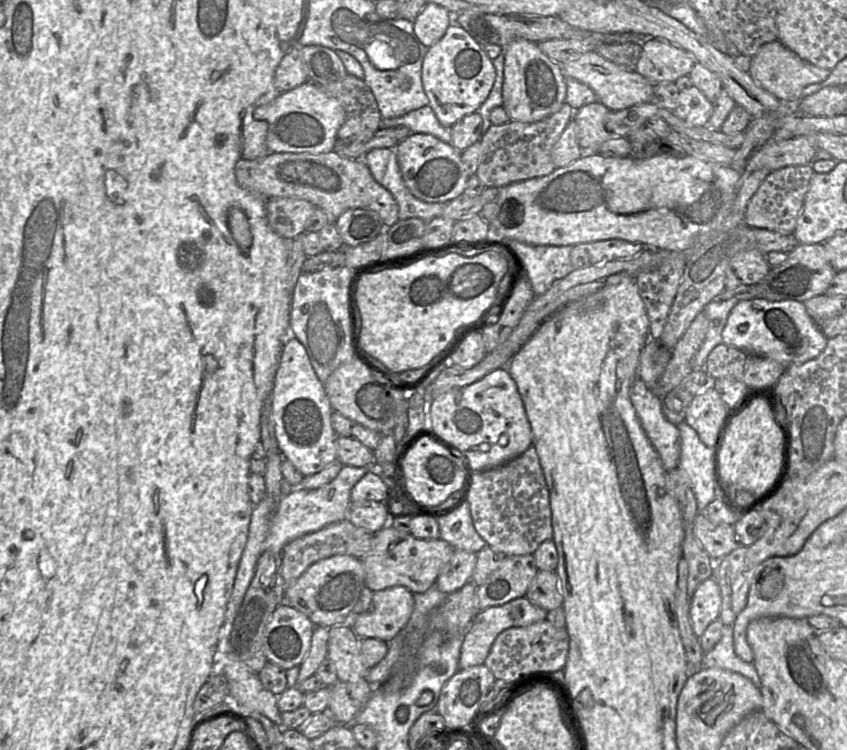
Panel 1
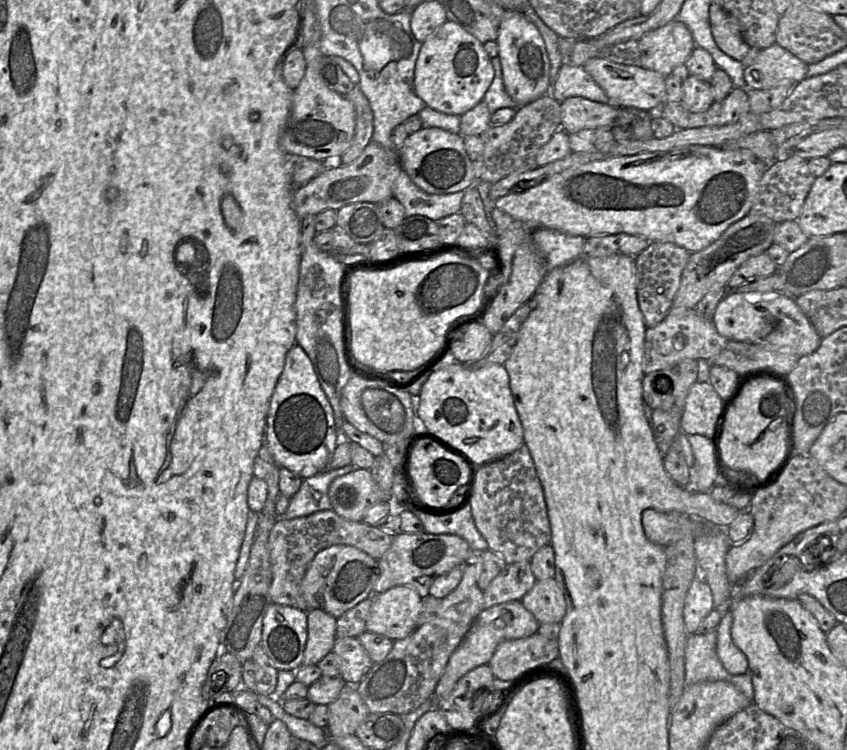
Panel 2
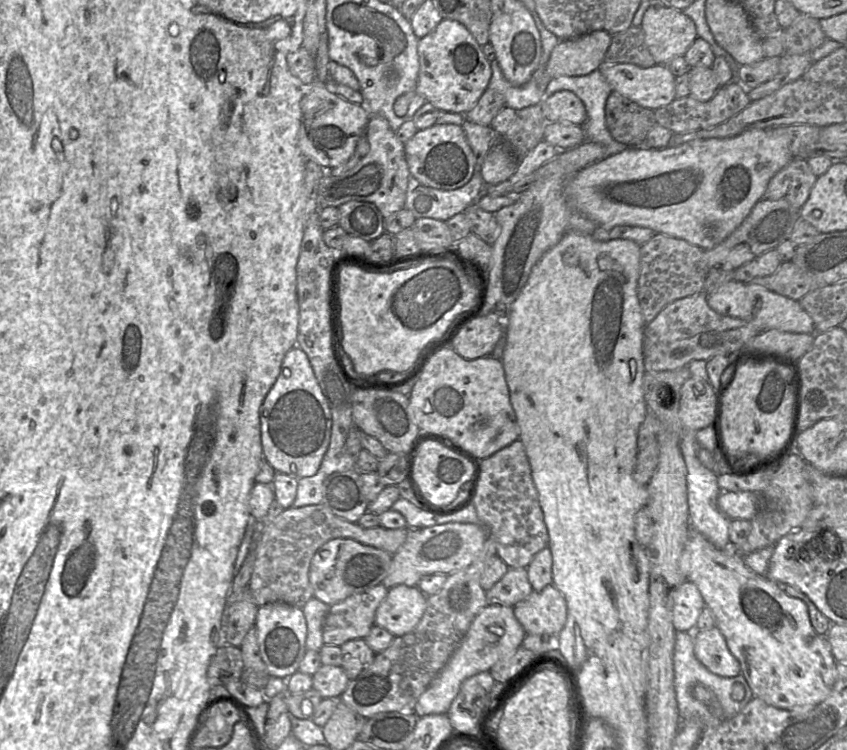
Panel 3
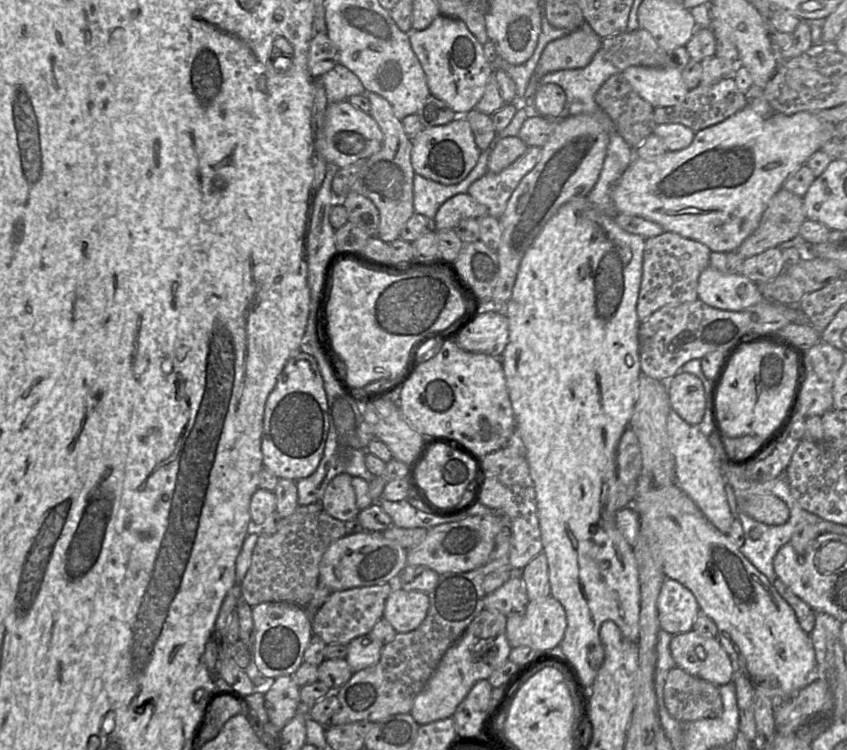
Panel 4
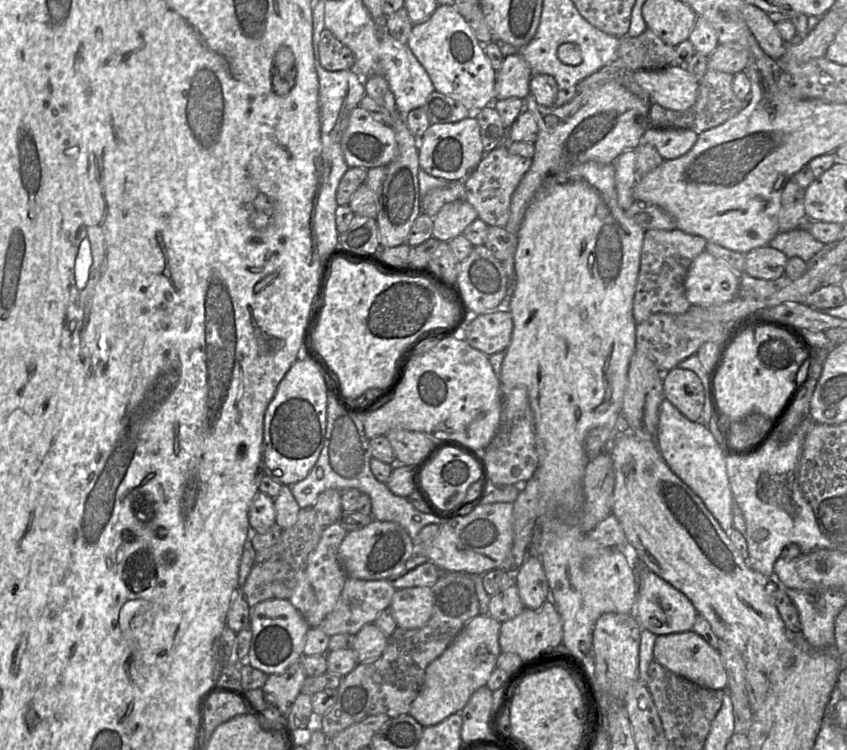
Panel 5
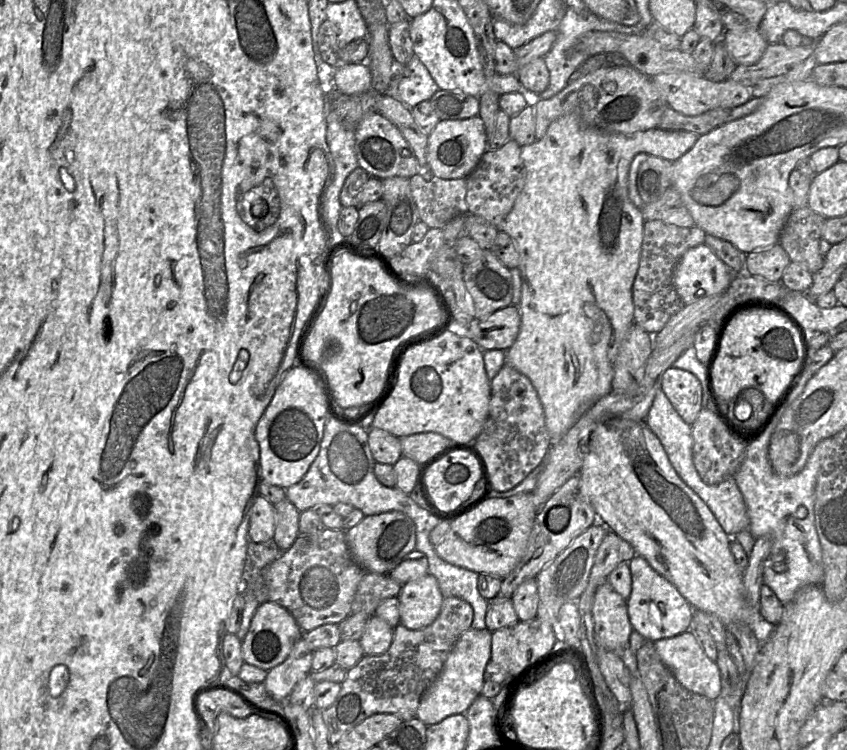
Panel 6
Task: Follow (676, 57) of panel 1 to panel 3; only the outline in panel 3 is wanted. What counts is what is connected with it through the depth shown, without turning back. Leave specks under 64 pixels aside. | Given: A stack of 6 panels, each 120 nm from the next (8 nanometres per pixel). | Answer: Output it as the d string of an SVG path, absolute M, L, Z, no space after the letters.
M653 4L645 11L641 23L645 44L655 60L654 65L666 64L677 56L684 56L687 49L698 37L693 20L683 11L661 4Z

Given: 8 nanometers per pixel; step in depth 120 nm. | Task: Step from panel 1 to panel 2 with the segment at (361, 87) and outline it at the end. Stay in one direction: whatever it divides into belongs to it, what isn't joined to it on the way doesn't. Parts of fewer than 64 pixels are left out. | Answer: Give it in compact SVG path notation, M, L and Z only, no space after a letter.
M355 86L345 96L355 107L356 125L352 143L341 157L341 166L348 165L356 160L372 140L373 135L373 111L370 103L359 86Z

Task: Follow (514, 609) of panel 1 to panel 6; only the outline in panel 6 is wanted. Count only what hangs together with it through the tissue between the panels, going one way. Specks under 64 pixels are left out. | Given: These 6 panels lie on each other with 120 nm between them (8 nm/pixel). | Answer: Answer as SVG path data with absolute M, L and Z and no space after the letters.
M487 628L468 629L458 639L449 653L439 675L421 697L416 717L426 726L437 724L446 717L465 714L474 700L481 695L484 671L491 660L492 632Z

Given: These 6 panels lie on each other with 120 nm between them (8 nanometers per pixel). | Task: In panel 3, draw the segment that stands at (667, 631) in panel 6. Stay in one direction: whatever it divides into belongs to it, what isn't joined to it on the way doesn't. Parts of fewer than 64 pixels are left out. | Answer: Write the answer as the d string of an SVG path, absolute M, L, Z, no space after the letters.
M690 581L682 583L674 594L672 622L675 630L694 632L704 607L705 602L697 586Z

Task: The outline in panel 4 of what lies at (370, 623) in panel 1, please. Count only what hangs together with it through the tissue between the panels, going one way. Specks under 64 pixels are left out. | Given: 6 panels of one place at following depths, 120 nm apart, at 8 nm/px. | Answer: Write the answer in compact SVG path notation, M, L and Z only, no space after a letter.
M394 586L386 599L383 618L397 633L407 633L415 630L423 622L428 609L428 593L403 590Z

